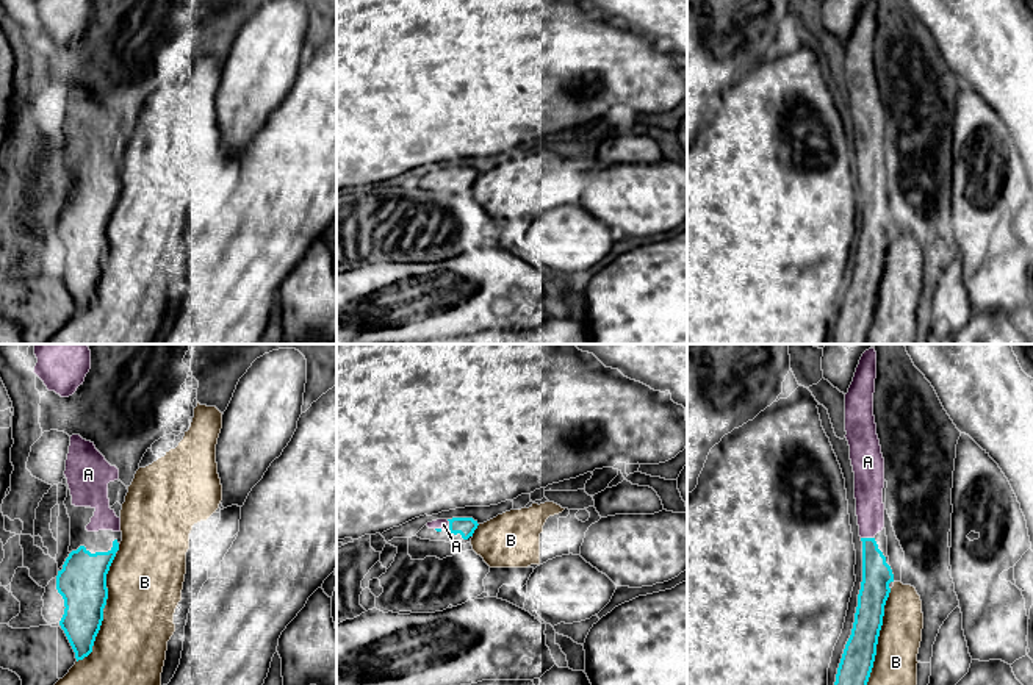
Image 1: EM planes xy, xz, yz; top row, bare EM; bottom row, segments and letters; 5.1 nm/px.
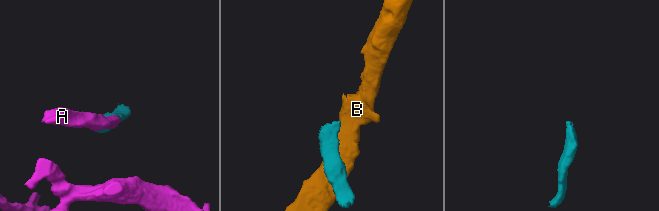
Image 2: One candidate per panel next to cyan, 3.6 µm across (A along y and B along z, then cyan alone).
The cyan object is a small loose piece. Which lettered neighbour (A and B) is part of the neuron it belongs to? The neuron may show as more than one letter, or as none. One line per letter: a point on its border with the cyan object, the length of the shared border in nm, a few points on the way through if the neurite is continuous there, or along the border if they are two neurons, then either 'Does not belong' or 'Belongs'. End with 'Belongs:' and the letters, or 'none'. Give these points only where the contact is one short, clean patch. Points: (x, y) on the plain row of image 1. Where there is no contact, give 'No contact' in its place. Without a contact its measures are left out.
A: Touches cyan at xz (449, 175). Shared border 70 nm. Path across: xz (465, 175), (449, 175), (443, 174). Belongs
B: Touches cyan at xy (102, 260). Shared border 600 nm. Does not belong
Belongs: A

